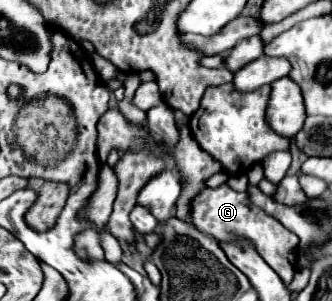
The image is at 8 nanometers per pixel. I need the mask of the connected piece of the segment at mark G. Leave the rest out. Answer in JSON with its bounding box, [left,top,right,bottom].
[192,184,298,284]

